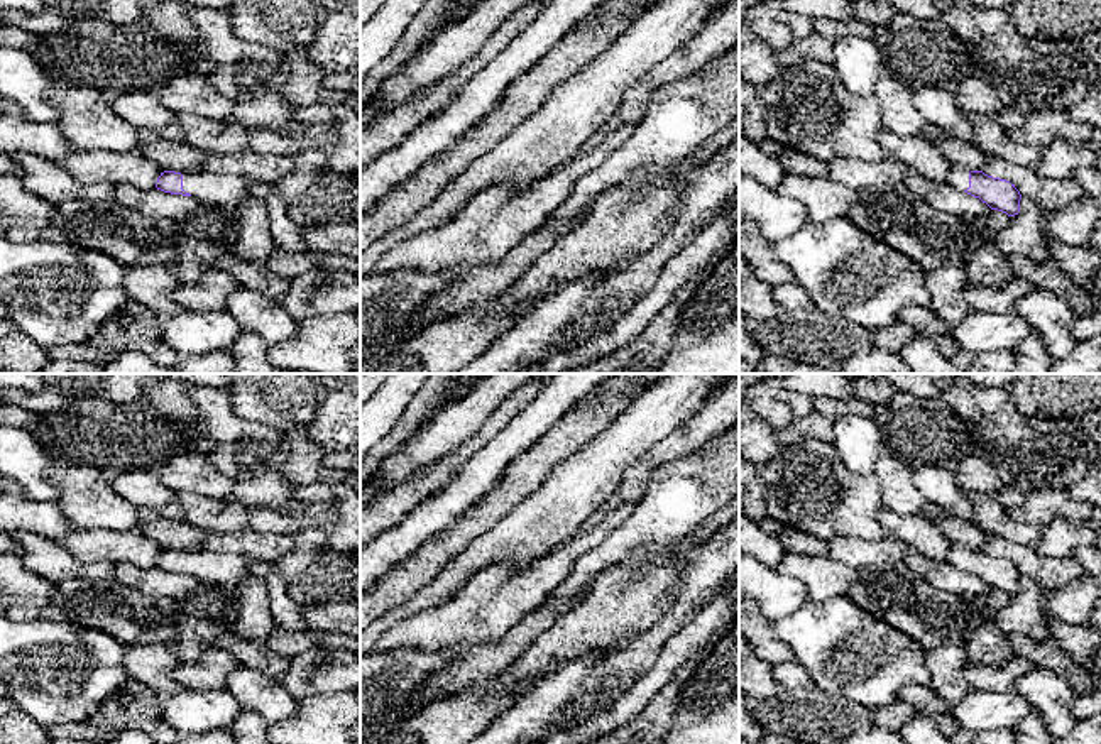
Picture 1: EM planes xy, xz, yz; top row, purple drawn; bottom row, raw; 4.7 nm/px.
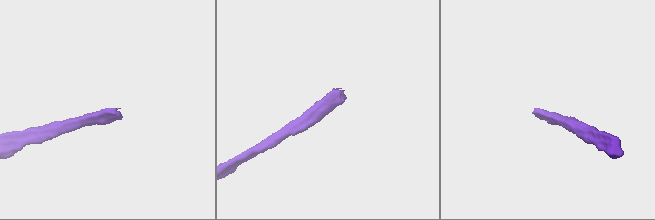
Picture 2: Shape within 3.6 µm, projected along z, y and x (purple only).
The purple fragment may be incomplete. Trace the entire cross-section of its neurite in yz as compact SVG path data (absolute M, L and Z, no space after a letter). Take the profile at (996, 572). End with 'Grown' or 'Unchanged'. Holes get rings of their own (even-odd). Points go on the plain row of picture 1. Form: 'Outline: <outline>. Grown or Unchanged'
Outline: M954 543L947 553L947 561L1008 595L1015 595L1020 590L1022 573L1006 558L988 555L983 550L967 550Z. Grown

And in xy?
Outline: M164 550L156 566L171 573L193 575L206 585L237 587L250 577L250 563L250 558L235 553Z. Grown

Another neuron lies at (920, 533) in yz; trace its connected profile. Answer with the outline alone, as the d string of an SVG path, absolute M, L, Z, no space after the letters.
M883 509L879 522L886 536L905 541L912 550L932 560L947 560L954 544L940 528L927 516L901 516Z

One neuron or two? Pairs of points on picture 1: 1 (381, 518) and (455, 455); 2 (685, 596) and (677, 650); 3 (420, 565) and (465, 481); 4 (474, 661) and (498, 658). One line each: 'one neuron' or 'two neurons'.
1: one neuron
2: two neurons
3: two neurons
4: one neuron

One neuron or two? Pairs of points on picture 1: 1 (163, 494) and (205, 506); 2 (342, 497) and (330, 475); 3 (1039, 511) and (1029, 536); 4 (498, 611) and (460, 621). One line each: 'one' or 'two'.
1: two
2: two
3: two
4: one

